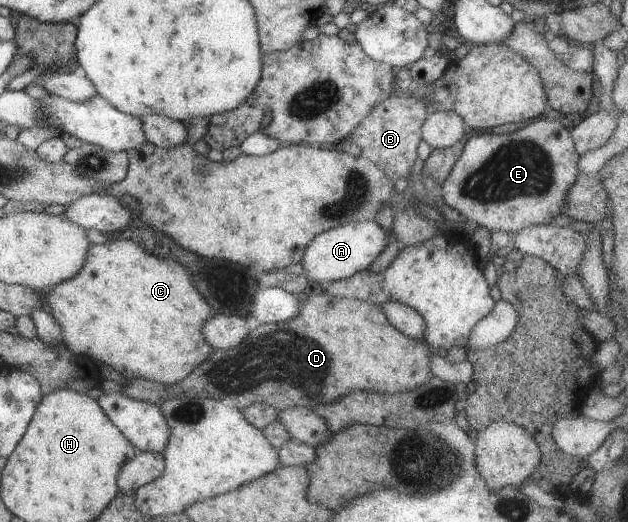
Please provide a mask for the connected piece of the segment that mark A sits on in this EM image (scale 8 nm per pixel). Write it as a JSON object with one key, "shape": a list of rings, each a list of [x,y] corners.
{"shape":[[[373,220],[349,222],[317,234],[307,245],[300,260],[306,280],[322,286],[332,281],[347,279],[355,272],[368,268],[369,264],[382,252],[388,236]]]}

